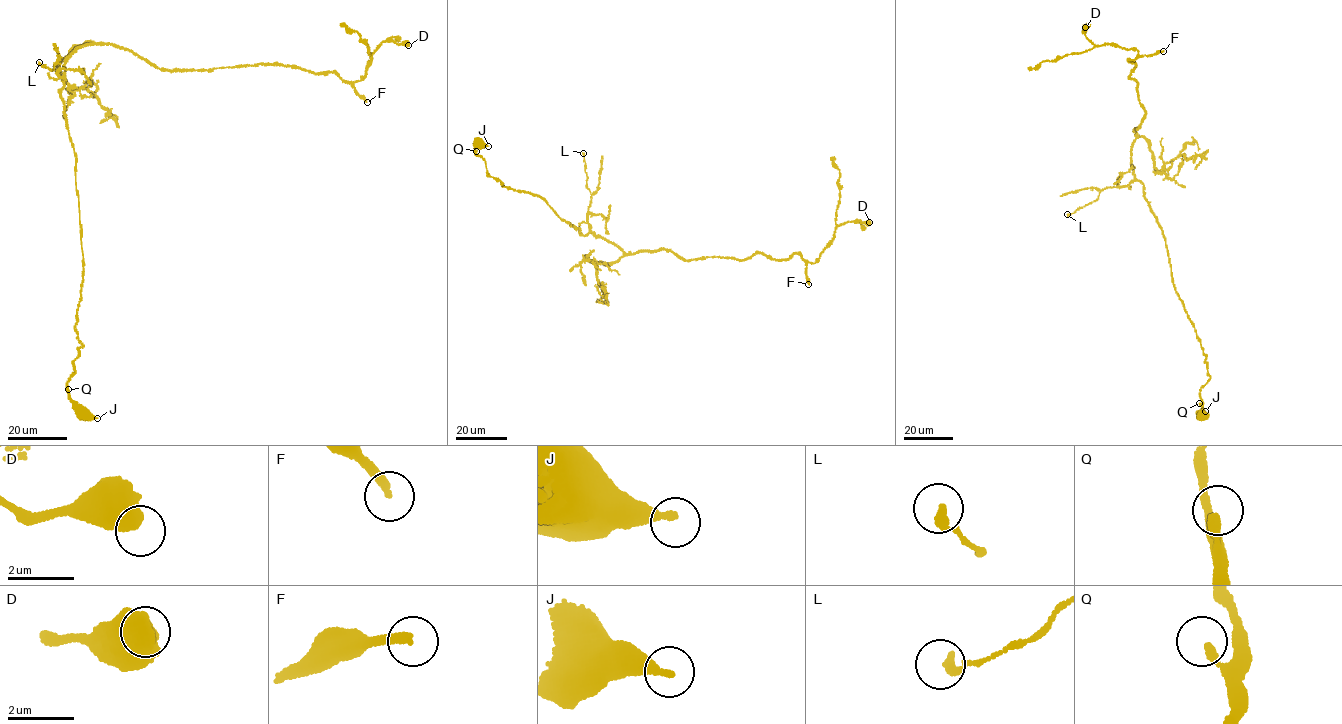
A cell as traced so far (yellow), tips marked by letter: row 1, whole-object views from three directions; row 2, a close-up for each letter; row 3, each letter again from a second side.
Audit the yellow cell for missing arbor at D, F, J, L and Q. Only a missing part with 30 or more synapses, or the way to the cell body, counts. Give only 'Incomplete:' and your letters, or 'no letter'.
Incomplete: F

